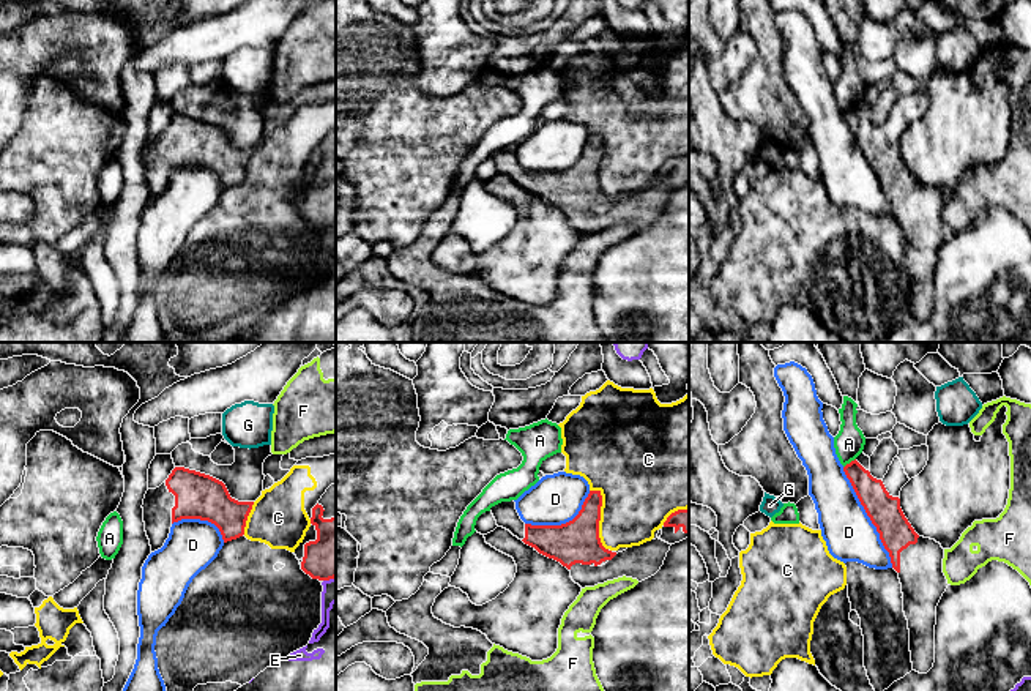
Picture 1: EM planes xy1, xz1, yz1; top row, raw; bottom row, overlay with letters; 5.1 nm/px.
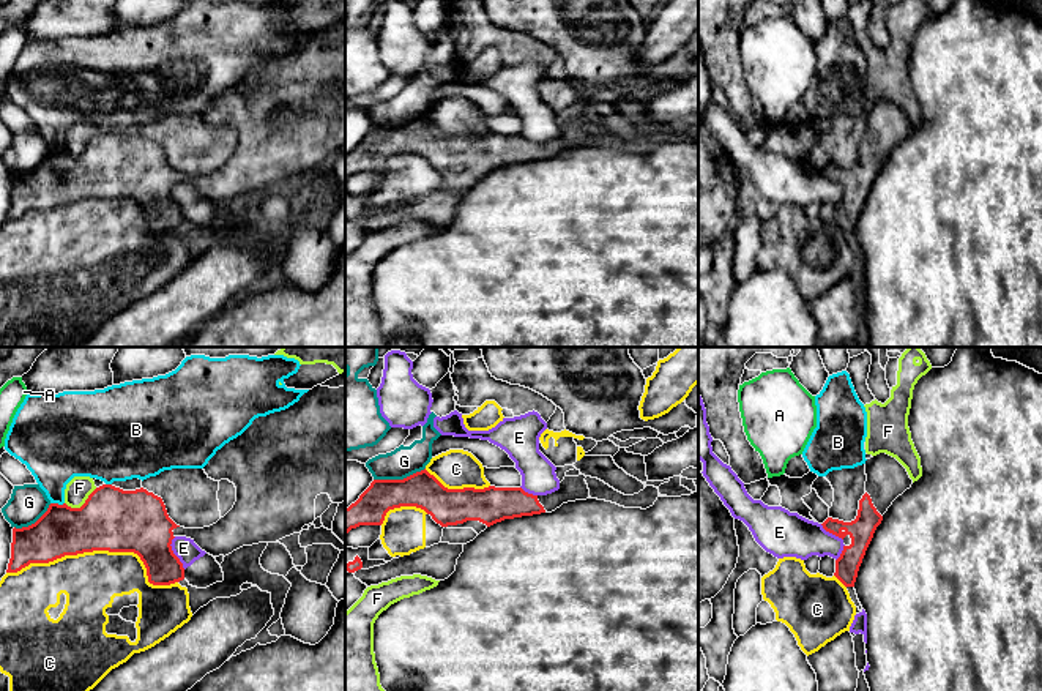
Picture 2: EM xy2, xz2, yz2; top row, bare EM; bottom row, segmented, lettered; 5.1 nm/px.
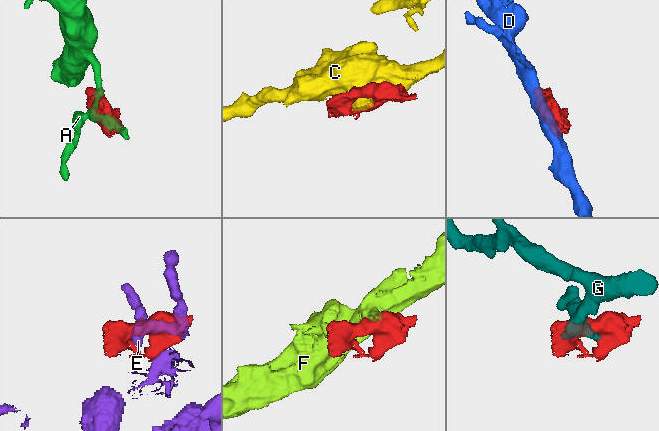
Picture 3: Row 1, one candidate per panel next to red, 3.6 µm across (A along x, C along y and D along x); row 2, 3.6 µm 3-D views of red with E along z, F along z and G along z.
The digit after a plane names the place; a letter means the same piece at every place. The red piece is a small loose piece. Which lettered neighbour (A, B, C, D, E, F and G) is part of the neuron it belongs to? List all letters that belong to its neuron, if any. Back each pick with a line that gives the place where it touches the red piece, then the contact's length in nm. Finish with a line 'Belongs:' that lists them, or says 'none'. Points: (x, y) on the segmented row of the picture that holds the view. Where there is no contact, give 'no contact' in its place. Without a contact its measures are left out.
Belongs: none

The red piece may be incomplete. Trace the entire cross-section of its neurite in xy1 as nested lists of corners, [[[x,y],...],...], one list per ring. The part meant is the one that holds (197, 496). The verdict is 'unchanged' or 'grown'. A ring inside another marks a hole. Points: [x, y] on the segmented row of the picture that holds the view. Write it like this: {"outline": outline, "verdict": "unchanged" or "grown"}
{"outline": [[[175,467],[156,489],[143,499],[143,522],[151,552],[161,549],[173,522],[200,519],[214,524],[224,543],[244,535],[254,502],[230,497],[225,484],[210,475]]], "verdict": "grown"}

